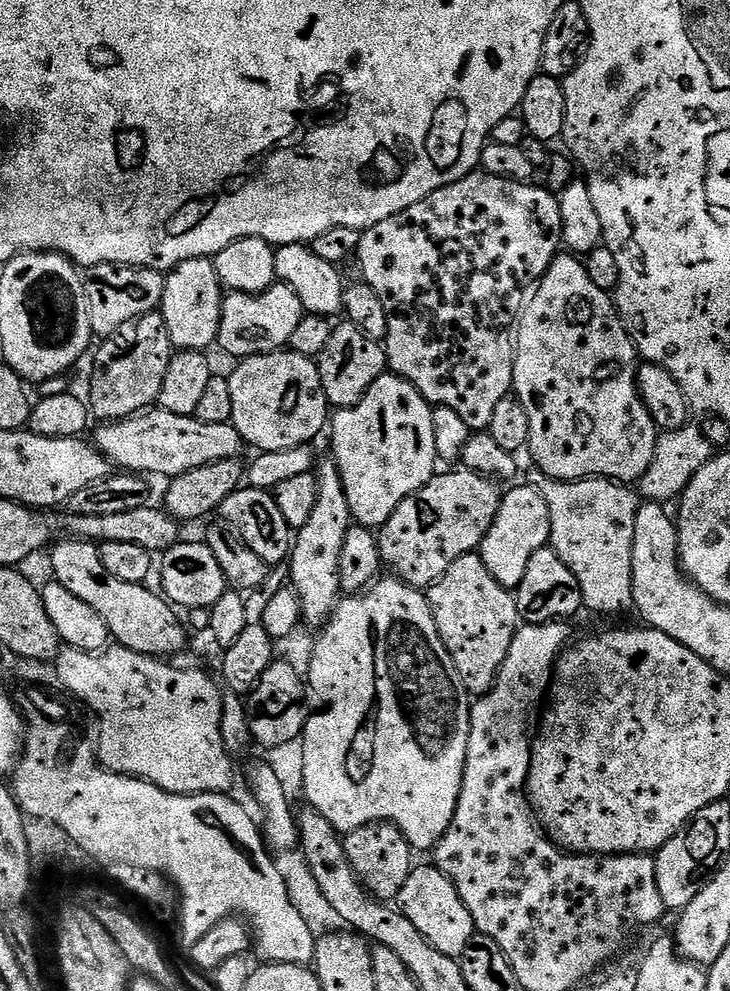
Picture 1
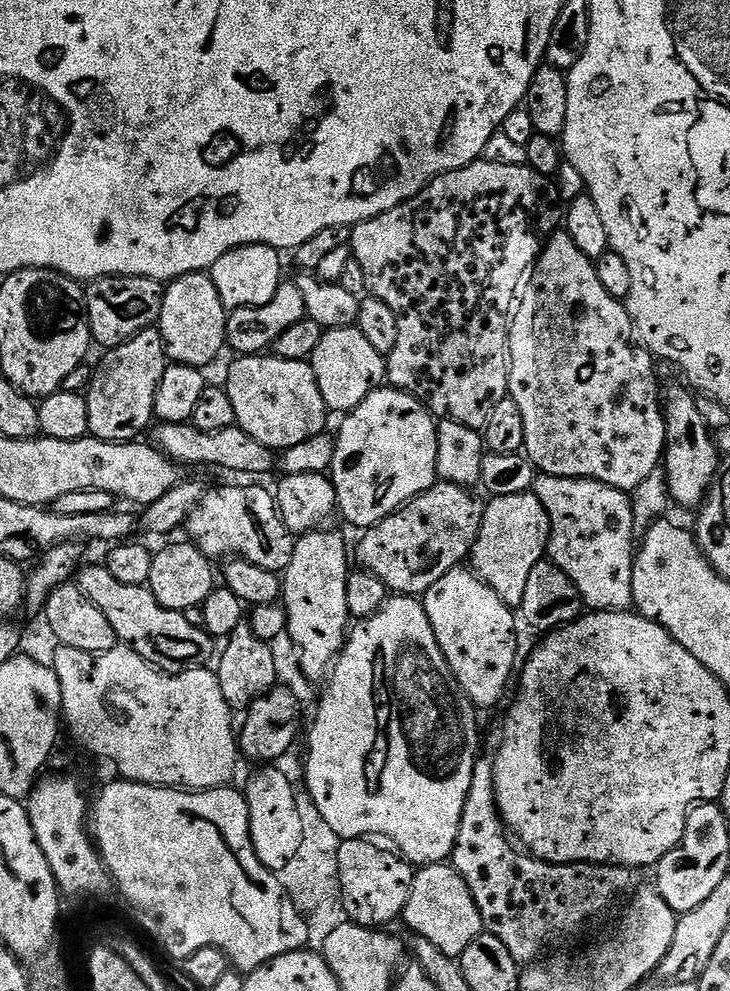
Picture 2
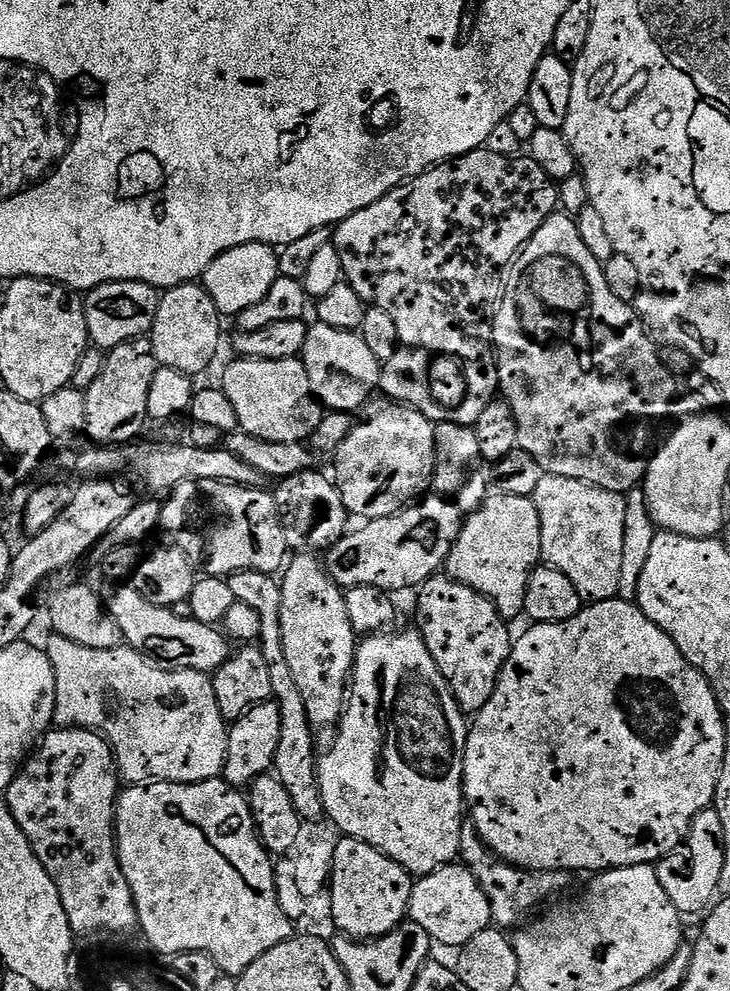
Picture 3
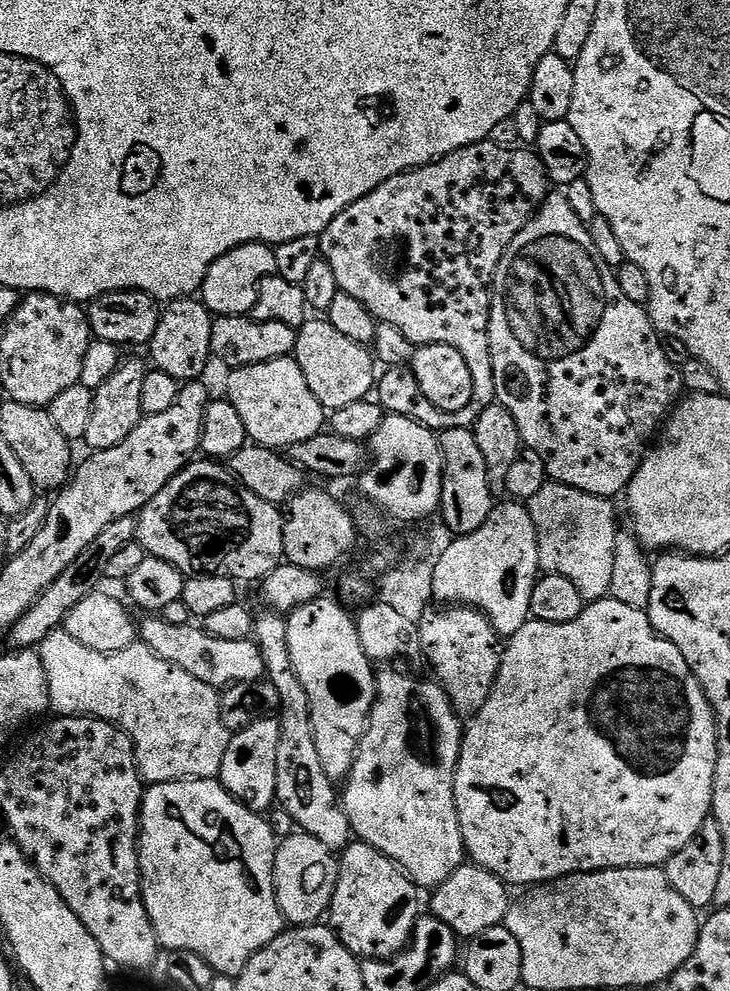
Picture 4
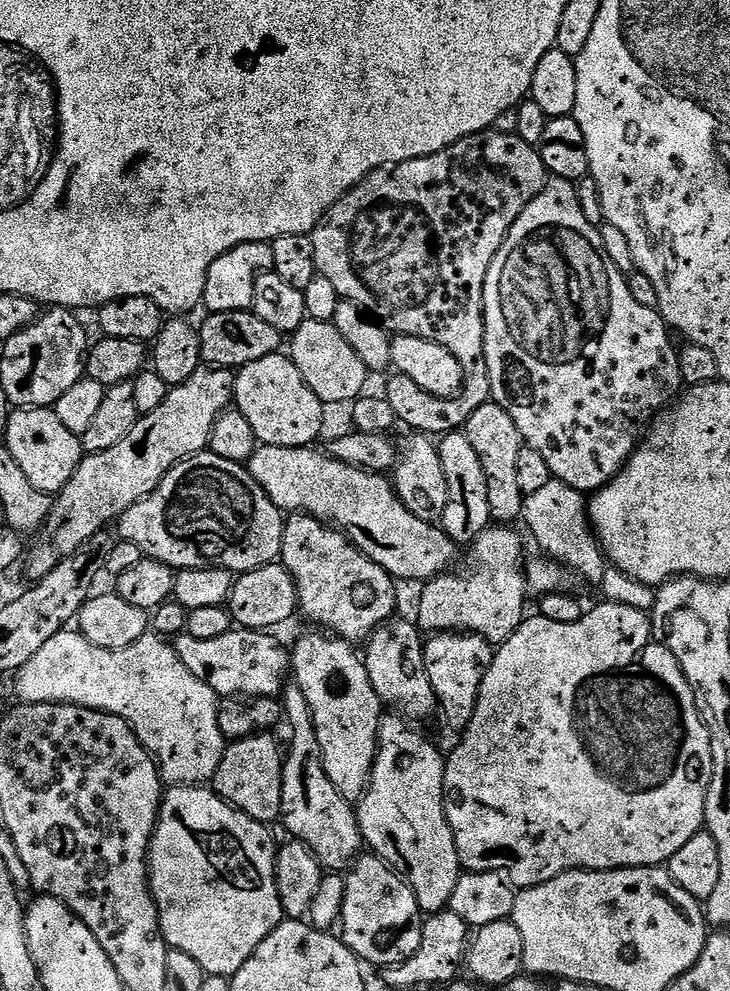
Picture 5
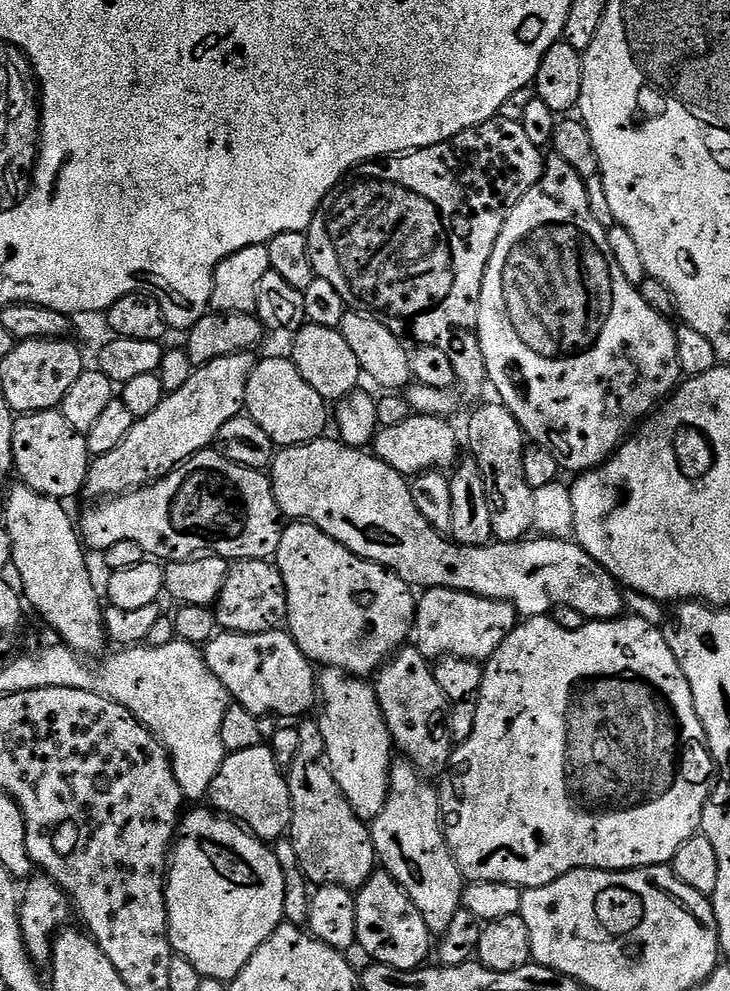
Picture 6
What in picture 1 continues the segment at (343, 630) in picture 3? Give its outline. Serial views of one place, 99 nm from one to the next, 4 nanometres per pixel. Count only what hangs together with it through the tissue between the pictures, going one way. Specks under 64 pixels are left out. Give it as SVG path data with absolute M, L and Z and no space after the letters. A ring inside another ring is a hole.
M321 459L315 469L318 482L318 502L310 514L310 522L295 533L290 557L290 587L300 599L300 615L303 623L323 626L332 617L332 612L341 599L340 579L338 578L338 558L342 558L342 542L353 527L350 502L346 502L346 490L335 460Z

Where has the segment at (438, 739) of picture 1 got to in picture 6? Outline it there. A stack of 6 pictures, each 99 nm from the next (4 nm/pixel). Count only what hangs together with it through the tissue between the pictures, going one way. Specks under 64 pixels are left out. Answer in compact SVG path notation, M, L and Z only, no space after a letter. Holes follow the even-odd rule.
M393 763L392 773L388 775L386 806L382 806L382 814L378 814L378 818L371 821L370 827L376 859L382 865L383 871L389 872L402 885L410 902L418 906L418 914L422 914L422 919L426 921L428 929L433 934L443 934L446 926L450 926L450 921L454 918L456 911L462 907L462 893L466 887L466 881L448 850L440 818L440 797L437 789L431 788L428 784L431 783L411 764Z

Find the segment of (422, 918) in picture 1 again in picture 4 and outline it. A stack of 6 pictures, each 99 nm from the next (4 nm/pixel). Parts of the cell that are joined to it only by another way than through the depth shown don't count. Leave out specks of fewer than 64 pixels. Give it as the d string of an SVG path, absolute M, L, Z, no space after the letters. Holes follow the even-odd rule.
M468 862L446 882L442 882L432 893L431 915L437 916L450 930L456 932L457 937L471 938L482 934L482 930L499 928L503 925L508 916L508 906L510 903L509 885L503 880L499 880L494 874L490 874L485 868L477 868L475 864Z

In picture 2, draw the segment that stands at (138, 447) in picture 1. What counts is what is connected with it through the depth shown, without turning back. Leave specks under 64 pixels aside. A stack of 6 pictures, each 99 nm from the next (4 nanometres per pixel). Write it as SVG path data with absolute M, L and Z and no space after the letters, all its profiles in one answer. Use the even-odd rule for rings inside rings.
M191 422L187 424L161 423L159 427L156 440L154 439L155 447L181 466L209 464L212 468L225 468L228 472L241 472L244 476L264 476L271 468L274 468L273 449L262 446L258 438L250 438L250 434L243 432L239 426L213 432L198 430Z

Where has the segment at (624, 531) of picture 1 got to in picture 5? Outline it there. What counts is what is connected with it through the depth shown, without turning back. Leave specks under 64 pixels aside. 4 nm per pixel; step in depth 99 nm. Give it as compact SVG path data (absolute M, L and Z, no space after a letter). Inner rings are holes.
M552 479L546 482L546 486L542 486L542 490L526 497L522 524L528 527L533 542L544 551L541 553L547 559L557 560L579 579L581 576L584 580L599 582L604 577L606 557L603 548L600 547L600 541L592 531L592 521L588 519L588 506L589 501L585 493L566 486L560 480Z

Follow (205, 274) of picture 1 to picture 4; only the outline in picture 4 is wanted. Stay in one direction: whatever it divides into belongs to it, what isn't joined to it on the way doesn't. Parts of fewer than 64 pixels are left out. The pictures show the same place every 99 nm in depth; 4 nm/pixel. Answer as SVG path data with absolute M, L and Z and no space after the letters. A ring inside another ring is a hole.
M199 298L165 303L160 313L158 330L154 330L154 338L146 345L146 352L152 355L151 367L181 382L199 381L203 377L200 375L208 368L208 360L213 359L210 346L213 319L212 313Z

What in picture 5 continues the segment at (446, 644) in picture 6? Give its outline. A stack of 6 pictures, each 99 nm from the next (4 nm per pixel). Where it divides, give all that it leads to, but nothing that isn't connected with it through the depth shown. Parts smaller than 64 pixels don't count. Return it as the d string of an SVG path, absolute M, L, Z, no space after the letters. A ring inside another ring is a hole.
M489 526L477 540L472 541L472 553L468 556L465 572L453 571L436 576L421 587L424 589L420 592L414 615L421 633L467 632L499 646L514 634L514 630L518 630L526 618L526 576L522 571L526 555L524 544L514 529L512 526Z

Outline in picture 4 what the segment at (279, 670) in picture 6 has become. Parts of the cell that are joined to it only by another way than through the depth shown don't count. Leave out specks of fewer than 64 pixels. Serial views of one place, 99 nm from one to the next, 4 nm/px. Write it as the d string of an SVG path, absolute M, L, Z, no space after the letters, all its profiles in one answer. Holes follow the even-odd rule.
M148 618L138 628L139 639L158 658L186 670L186 674L194 674L198 682L206 682L211 688L223 690L233 684L249 684L265 675L264 663L260 647L255 639L242 642L225 642L223 638L214 638L203 627L194 628L191 623L172 625L163 618Z

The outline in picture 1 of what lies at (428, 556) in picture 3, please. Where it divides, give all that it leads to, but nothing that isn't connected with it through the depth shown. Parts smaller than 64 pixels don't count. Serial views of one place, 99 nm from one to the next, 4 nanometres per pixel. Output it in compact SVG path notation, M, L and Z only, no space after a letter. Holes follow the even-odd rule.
M459 470L460 472L444 472L433 476L432 480L422 490L406 497L390 514L384 527L379 529L380 559L385 565L393 568L395 575L411 588L427 590L436 583L458 558L467 552L476 552L480 543L486 538L494 518L498 514L502 488L497 481L480 476L476 472Z

